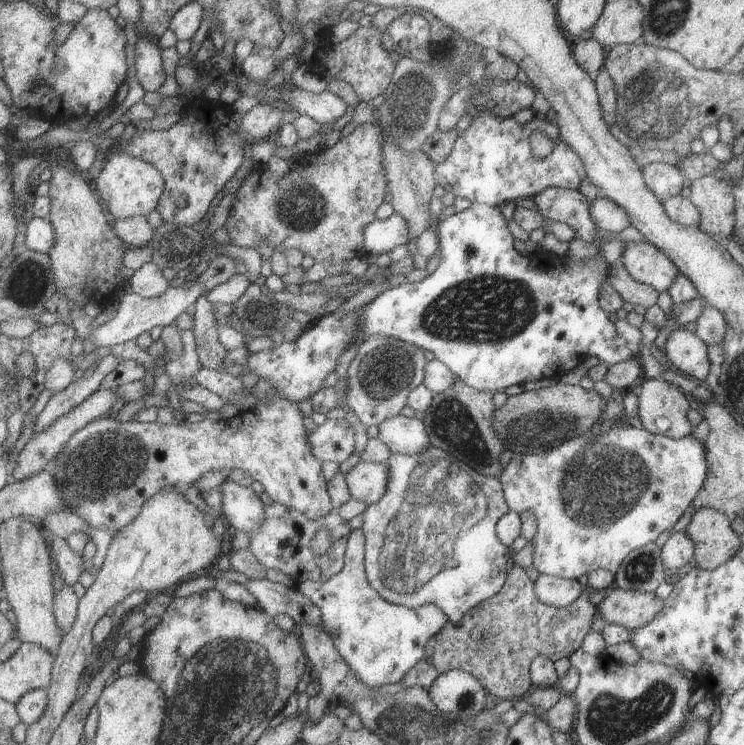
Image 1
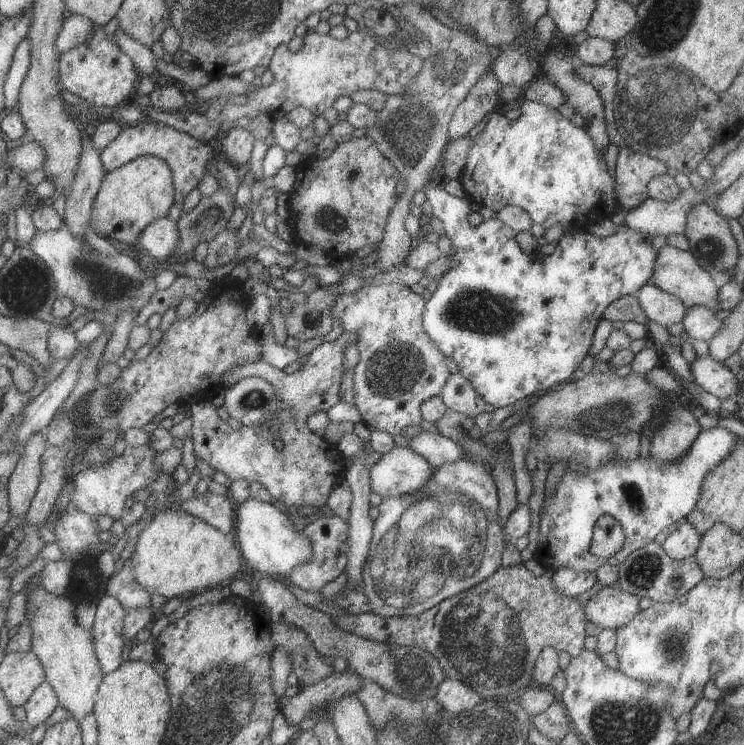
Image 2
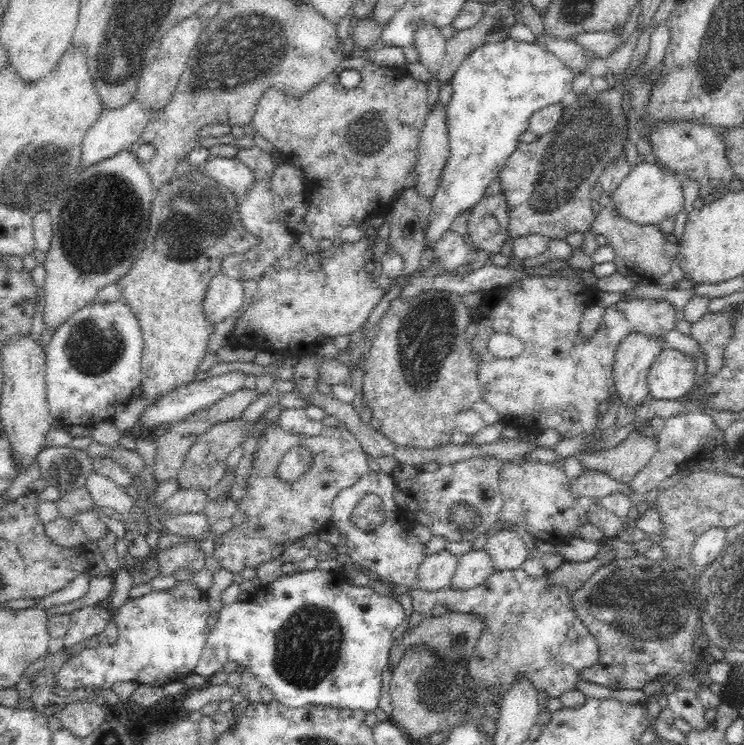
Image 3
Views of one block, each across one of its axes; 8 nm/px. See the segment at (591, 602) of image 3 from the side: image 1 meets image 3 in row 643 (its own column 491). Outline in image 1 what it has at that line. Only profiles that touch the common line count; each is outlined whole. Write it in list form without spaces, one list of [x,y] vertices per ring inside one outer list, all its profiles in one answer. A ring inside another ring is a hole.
[[[514,564],[506,573],[505,582],[497,594],[471,607],[458,623],[453,624],[447,621],[447,624],[440,628],[435,636],[427,639],[425,659],[437,670],[438,674],[445,674],[451,669],[463,670],[477,678],[479,684],[489,694],[502,700],[513,701],[522,698],[522,694],[525,694],[532,684],[528,669],[531,660],[537,655],[543,655],[553,662],[557,659],[568,658],[580,648],[583,637],[591,630],[595,613],[596,606],[589,601],[589,594],[584,590],[571,604],[563,608],[555,608],[539,602],[534,593],[534,582],[527,577],[524,569]]]

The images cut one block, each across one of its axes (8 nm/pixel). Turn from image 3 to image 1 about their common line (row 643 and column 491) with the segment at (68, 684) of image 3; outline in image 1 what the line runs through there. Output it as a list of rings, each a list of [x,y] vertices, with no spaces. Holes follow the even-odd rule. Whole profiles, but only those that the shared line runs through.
[[[477,104],[477,114],[469,126],[457,135],[447,158],[434,164],[434,171],[436,184],[441,187],[449,184],[456,197],[497,207],[519,198],[535,199],[539,192],[549,187],[575,190],[586,178],[579,155],[561,140],[556,124],[541,115],[524,122],[513,120],[513,117],[493,116],[487,110],[483,112],[480,104]],[[533,130],[541,130],[553,140],[555,146],[549,156],[531,156],[527,136]]]

